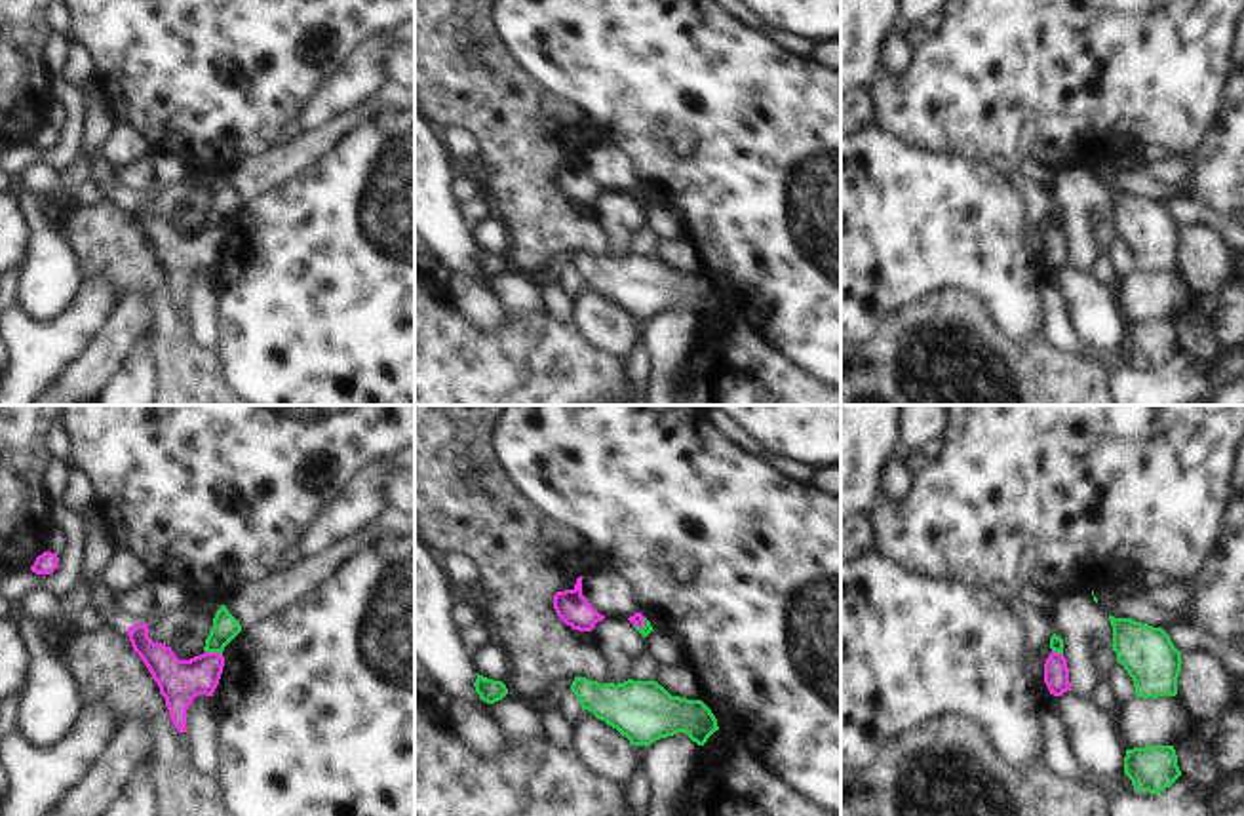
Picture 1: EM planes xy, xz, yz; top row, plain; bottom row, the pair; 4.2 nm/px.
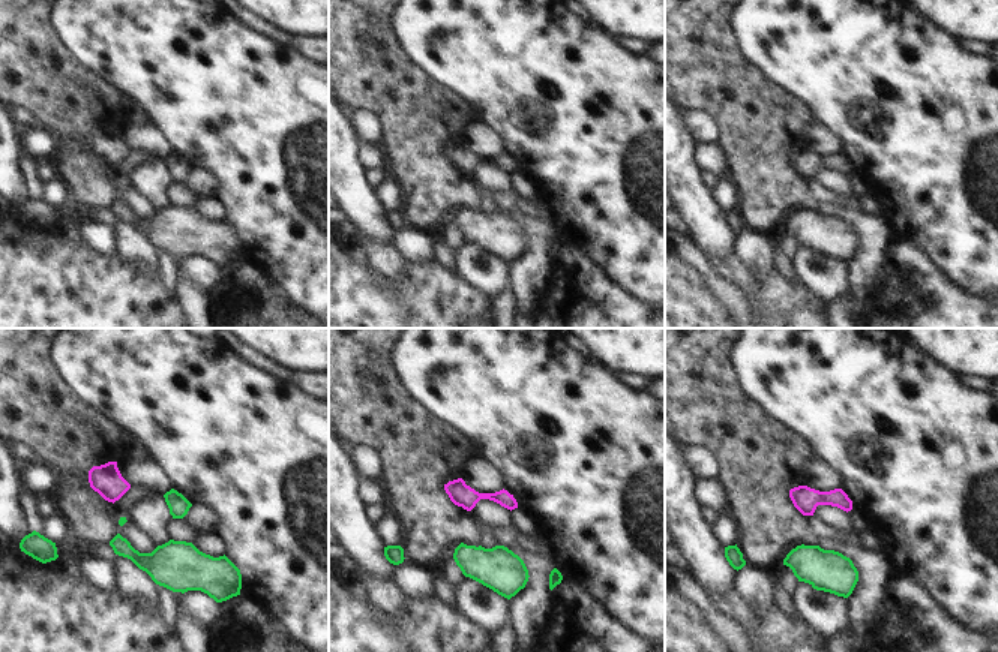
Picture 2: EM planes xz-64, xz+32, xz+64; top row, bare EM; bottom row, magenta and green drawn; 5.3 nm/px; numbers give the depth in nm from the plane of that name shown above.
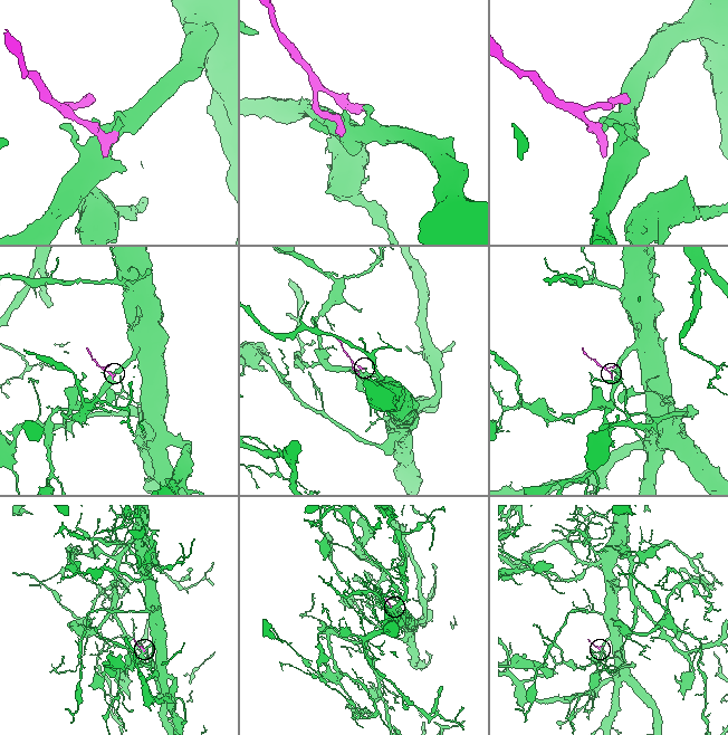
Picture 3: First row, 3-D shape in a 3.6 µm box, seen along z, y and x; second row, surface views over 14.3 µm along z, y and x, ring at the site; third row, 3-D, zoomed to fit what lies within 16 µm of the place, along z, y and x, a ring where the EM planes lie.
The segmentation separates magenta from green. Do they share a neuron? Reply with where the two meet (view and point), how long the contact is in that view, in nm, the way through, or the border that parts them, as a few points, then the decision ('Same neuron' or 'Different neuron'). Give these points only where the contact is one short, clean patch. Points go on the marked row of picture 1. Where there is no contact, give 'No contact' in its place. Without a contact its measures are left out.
Touches magenta at xy (213, 653). Shared border 70 nm. Boundary: xy (206, 651), (221, 655). Different neuron

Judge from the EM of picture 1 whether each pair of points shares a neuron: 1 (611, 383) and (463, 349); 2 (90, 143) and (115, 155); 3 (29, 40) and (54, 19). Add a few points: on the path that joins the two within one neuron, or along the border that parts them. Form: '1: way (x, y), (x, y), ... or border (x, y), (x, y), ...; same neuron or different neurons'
1: way (575, 383), (499, 383); same neuron
2: border (115, 120), (99, 149), (99, 156), (111, 168); different neurons
3: border (44, 19), (50, 31); different neurons

